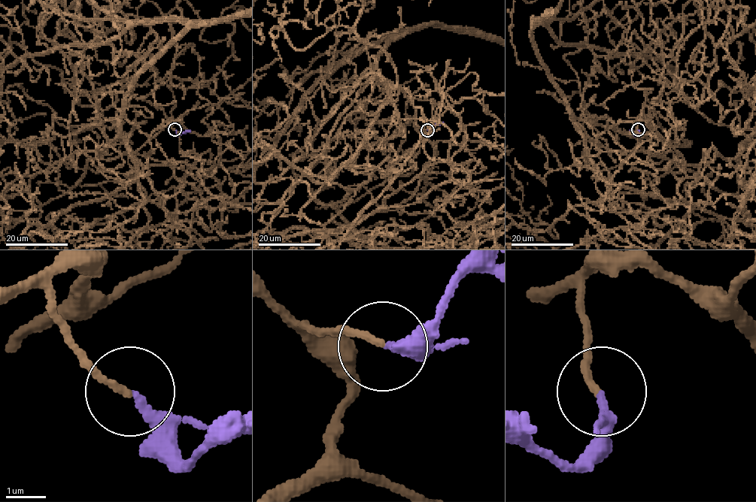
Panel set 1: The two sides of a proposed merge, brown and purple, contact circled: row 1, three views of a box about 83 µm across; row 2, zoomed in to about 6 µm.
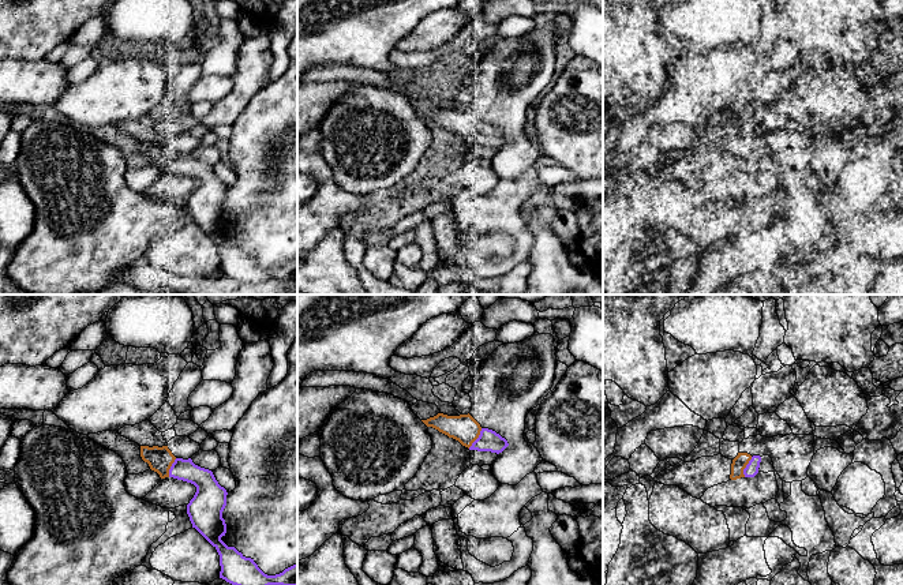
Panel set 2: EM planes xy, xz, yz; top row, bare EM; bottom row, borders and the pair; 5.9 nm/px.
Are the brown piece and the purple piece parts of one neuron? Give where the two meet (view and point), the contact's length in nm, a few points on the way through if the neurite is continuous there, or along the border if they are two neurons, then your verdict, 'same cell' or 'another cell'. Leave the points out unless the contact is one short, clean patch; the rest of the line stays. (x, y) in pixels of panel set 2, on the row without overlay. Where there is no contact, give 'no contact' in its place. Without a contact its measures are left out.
meets brown in xz at (478, 131); contact 150 nm long; same cell

